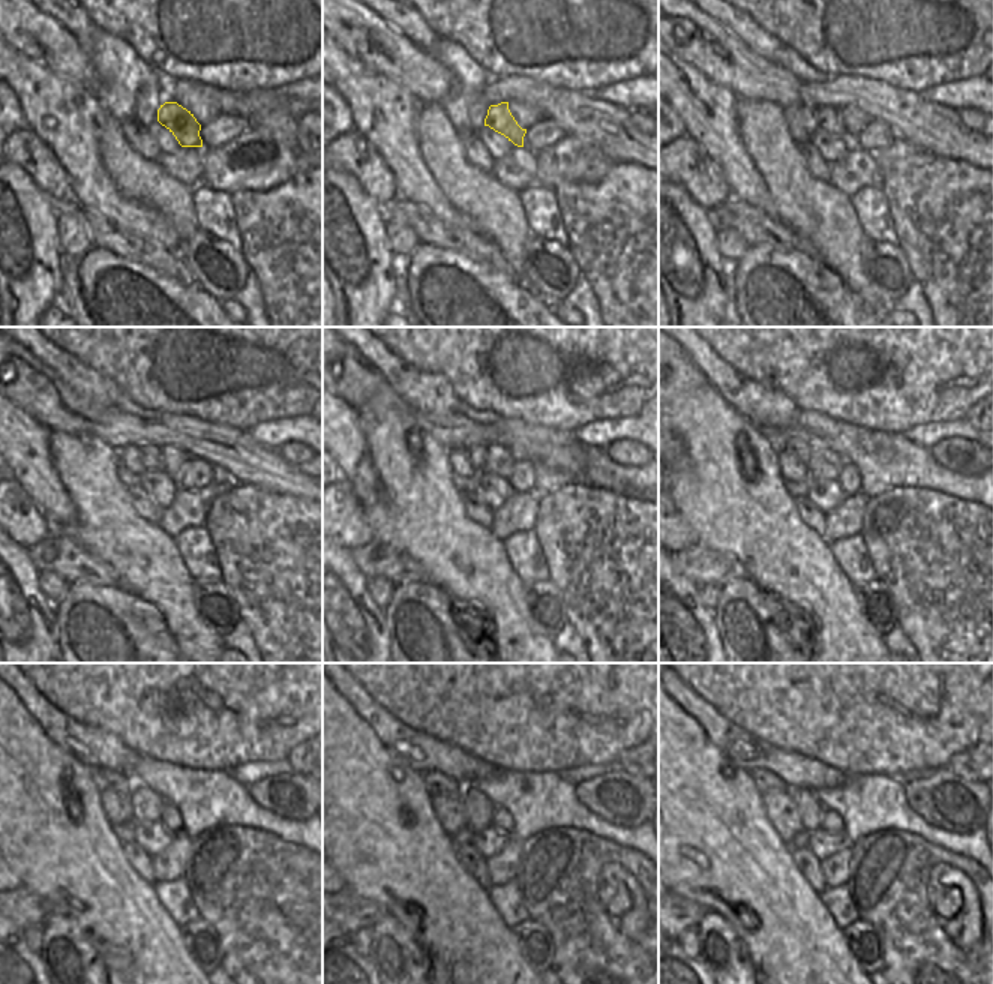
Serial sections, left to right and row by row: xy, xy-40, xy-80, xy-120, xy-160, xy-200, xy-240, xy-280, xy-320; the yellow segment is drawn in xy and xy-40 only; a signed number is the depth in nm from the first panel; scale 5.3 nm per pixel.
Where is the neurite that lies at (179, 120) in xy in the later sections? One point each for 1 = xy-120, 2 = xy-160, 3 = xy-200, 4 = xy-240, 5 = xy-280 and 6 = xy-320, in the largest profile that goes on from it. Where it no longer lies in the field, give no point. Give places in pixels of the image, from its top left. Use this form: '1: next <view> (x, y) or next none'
1: next xy-120 (150, 453)
2: next xy-160 (477, 453)
3: next xy-200 (794, 441)
4: next xy-240 (123, 783)
5: next xy-280 (435, 783)
6: next xy-320 (765, 782)

